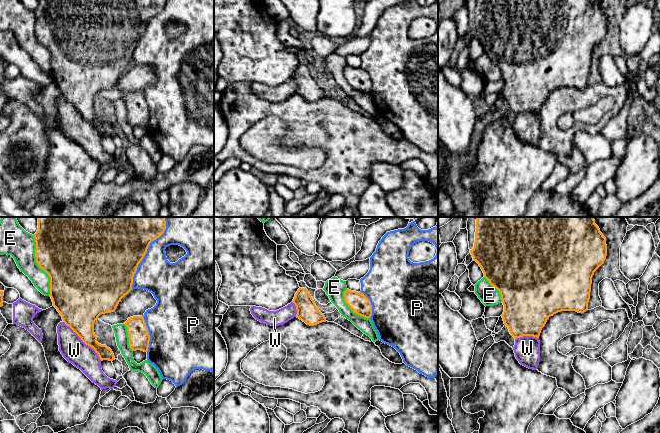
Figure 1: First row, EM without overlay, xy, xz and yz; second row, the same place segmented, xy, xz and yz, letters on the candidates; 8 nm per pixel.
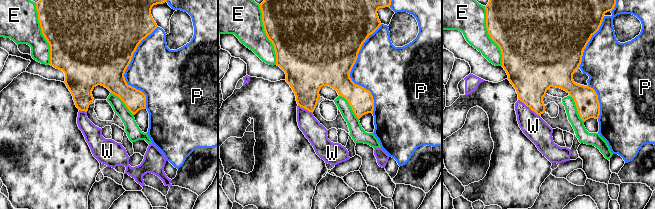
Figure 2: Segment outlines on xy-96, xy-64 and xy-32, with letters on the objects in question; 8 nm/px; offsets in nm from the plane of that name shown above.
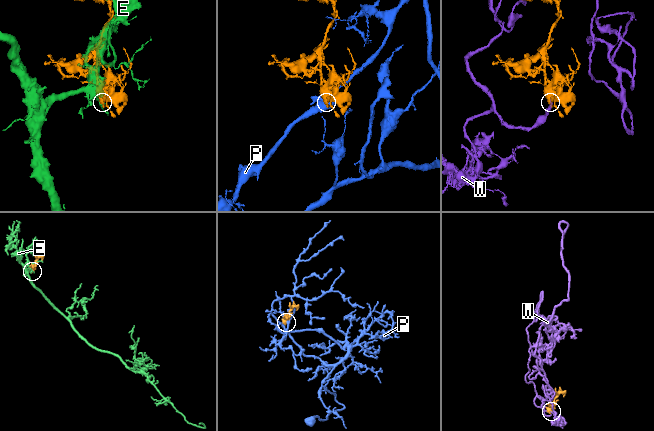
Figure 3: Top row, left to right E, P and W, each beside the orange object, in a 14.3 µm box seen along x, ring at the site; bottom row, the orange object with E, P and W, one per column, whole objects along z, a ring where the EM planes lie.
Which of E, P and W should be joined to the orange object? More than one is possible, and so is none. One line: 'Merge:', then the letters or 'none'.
Merge: W

